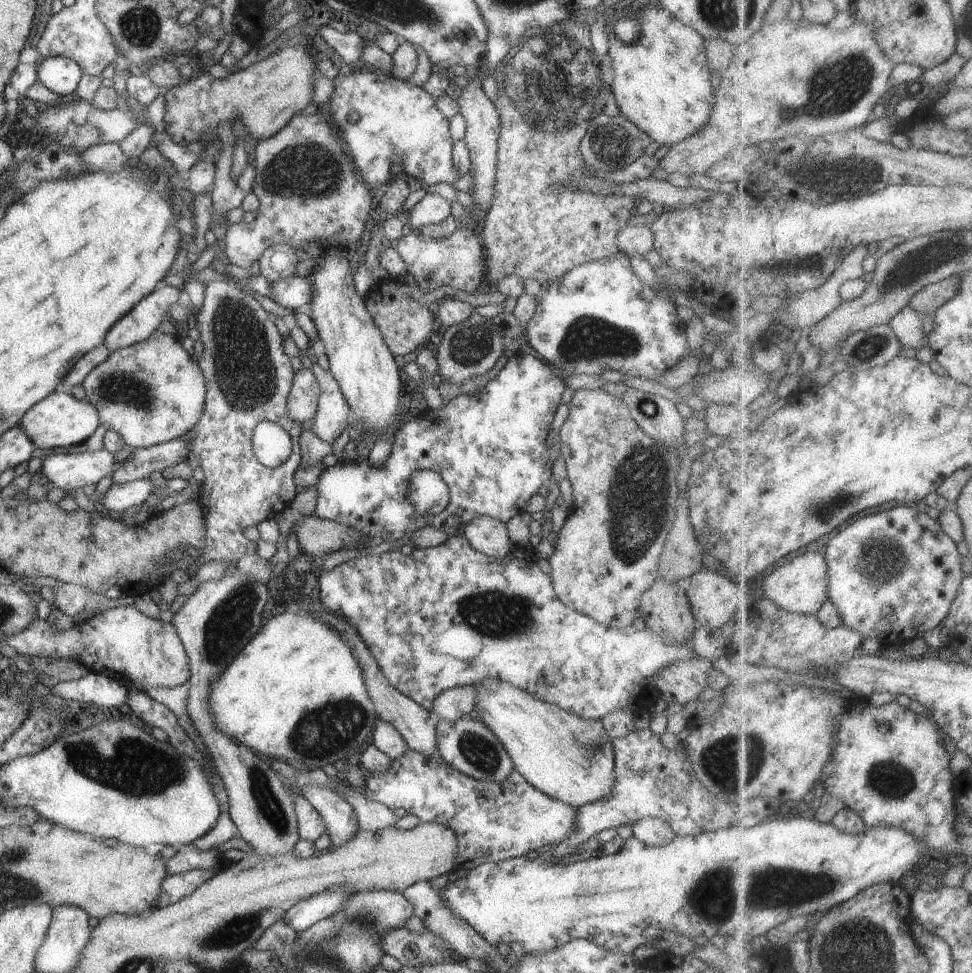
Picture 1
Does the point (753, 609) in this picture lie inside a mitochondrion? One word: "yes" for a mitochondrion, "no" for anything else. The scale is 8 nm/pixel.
no

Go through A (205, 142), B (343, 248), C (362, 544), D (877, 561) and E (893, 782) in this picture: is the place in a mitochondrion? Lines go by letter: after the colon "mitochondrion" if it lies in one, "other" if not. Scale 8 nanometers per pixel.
A: other
B: other
C: other
D: mitochondrion
E: mitochondrion

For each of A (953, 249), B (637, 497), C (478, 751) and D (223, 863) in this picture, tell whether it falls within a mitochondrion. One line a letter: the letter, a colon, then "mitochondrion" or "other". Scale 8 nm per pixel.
A: mitochondrion
B: mitochondrion
C: mitochondrion
D: other

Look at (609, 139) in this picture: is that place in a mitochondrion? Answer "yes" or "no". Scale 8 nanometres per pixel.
yes

